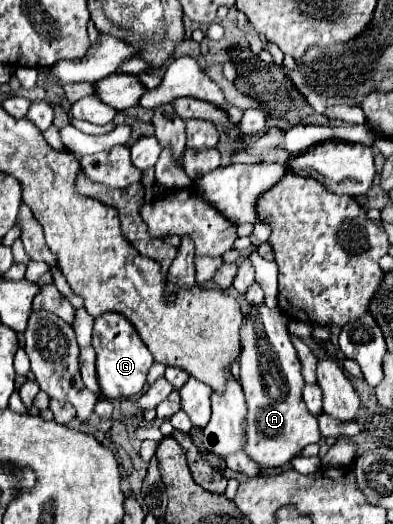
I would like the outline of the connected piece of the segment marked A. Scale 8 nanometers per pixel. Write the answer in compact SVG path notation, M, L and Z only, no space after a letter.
M262 302L260 306L252 306L242 326L238 366L240 386L248 404L244 452L262 468L284 466L308 444L316 444L322 438L316 416L302 400L304 378L300 374L300 360L292 346L288 324L290 318L278 306L268 308Z

